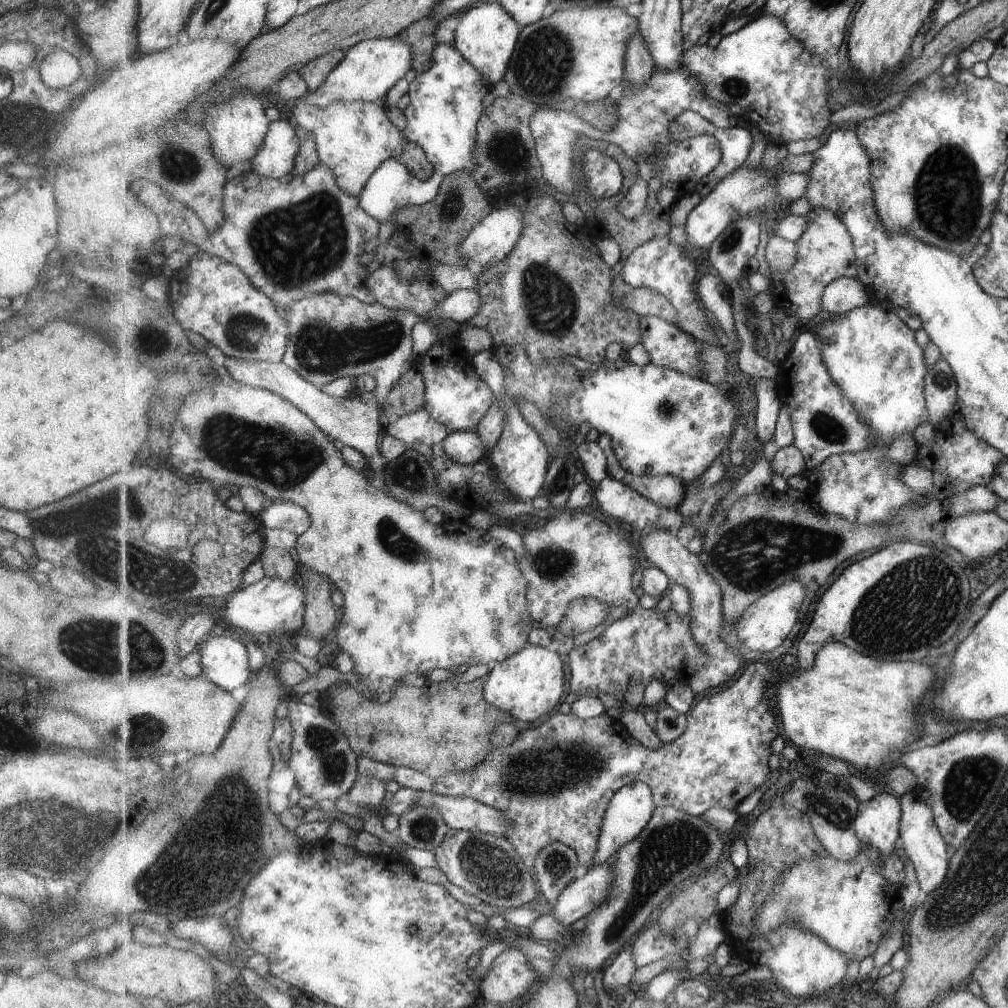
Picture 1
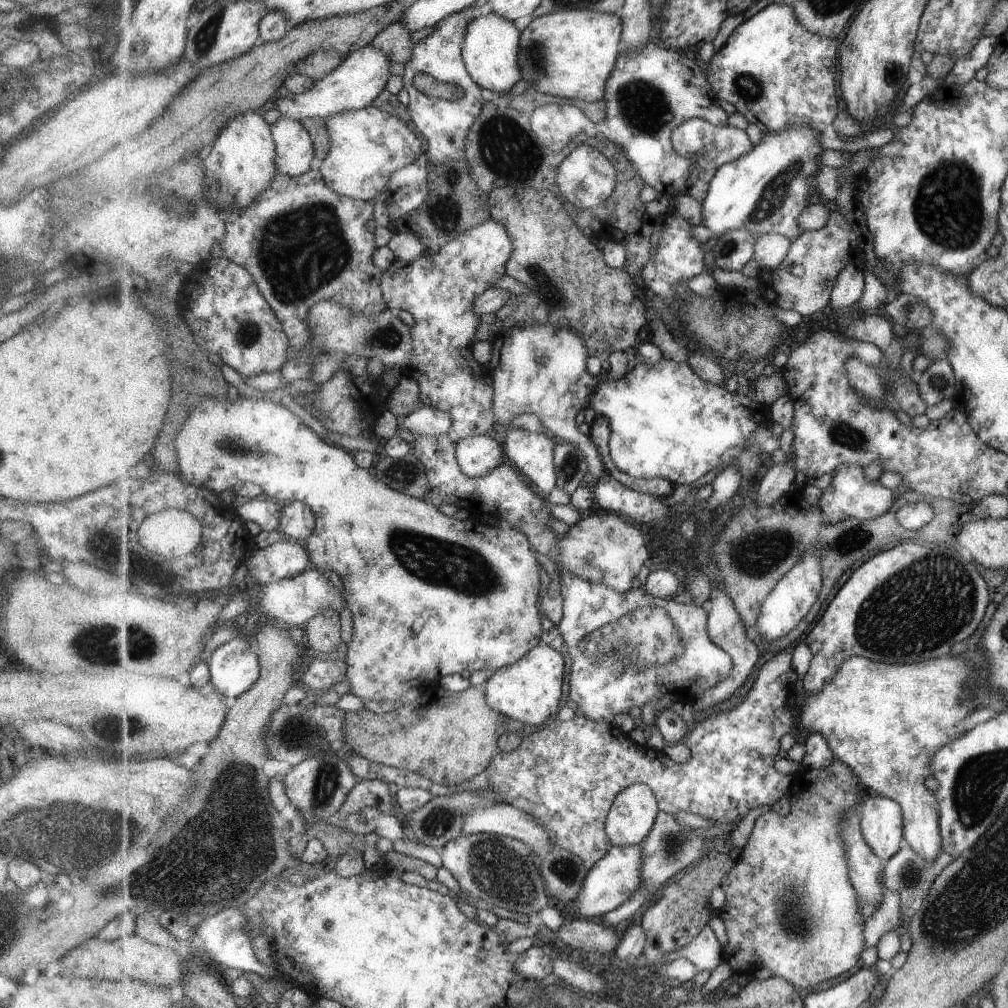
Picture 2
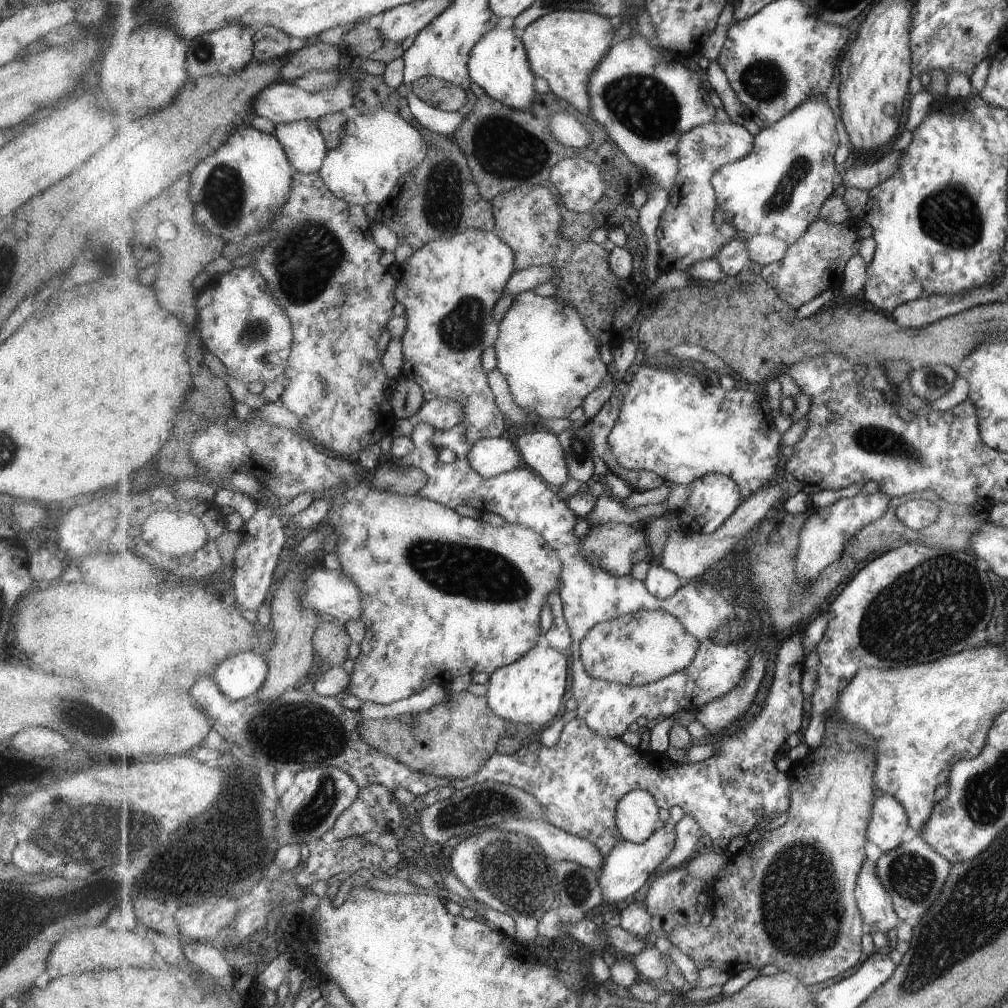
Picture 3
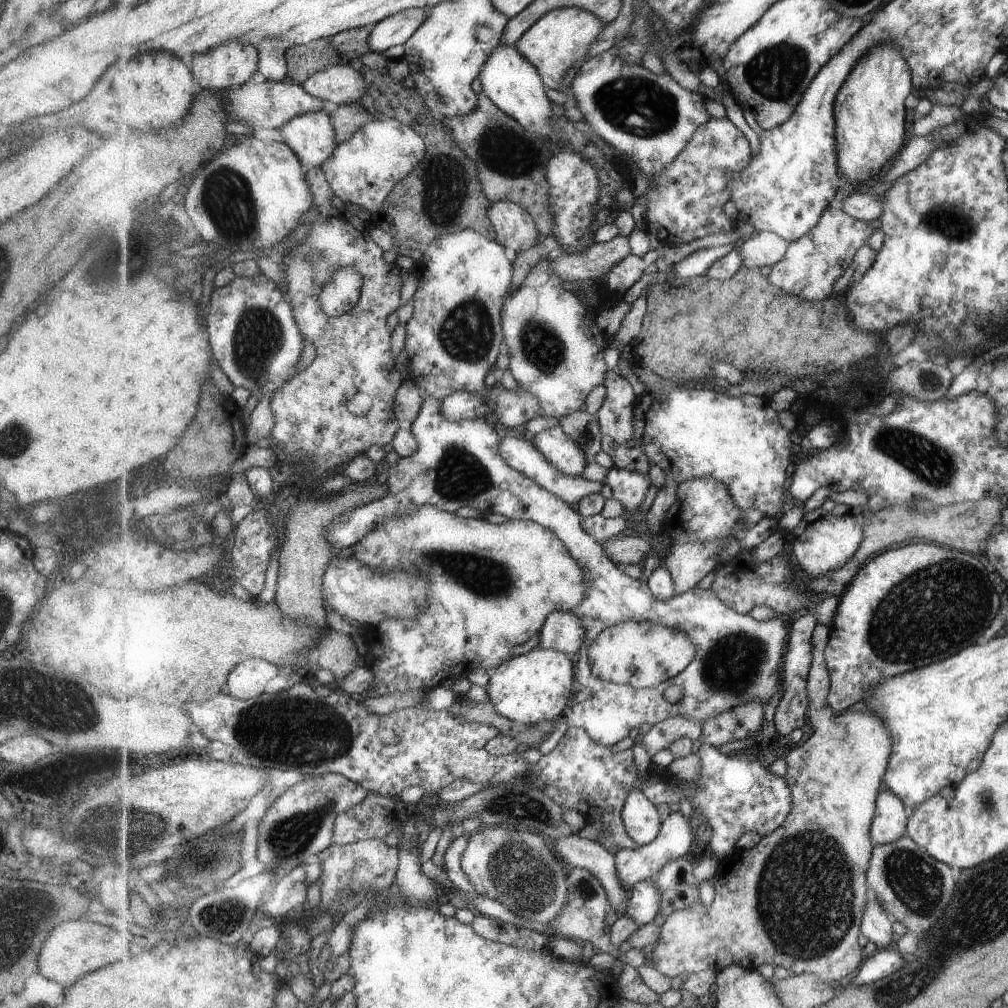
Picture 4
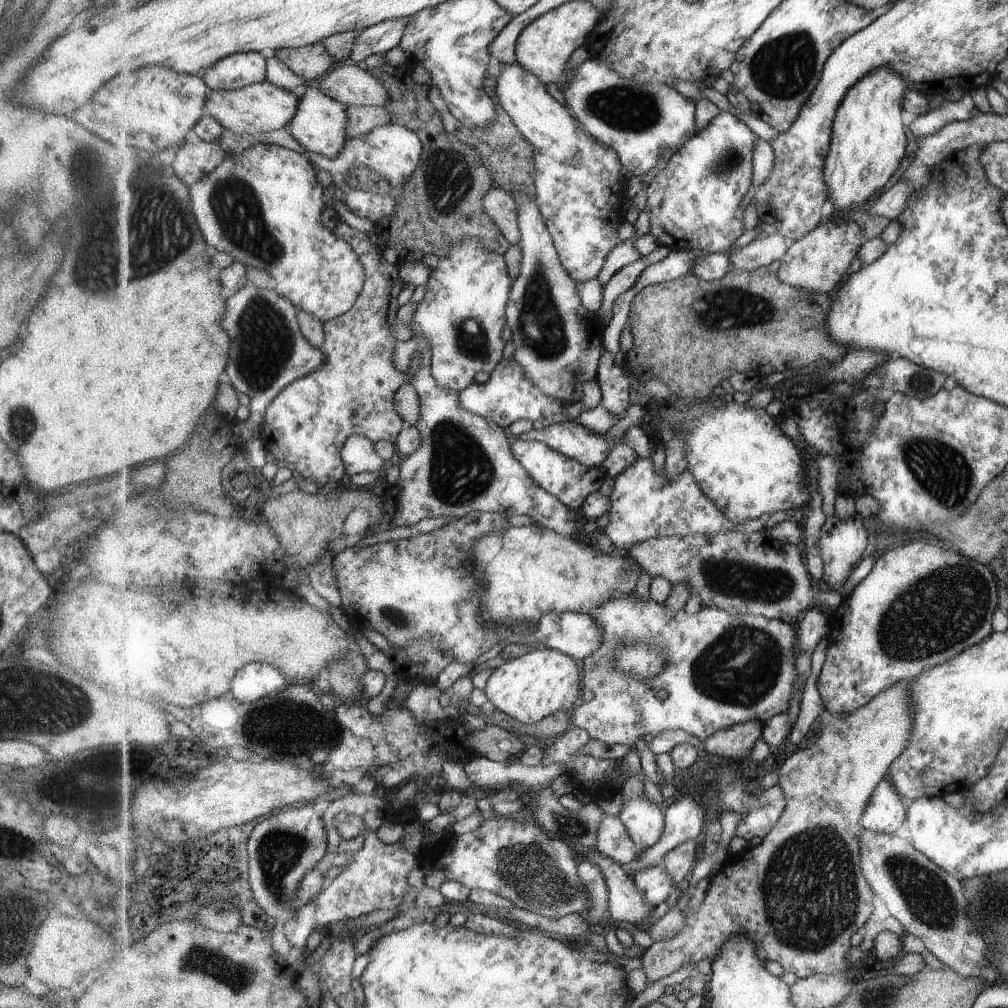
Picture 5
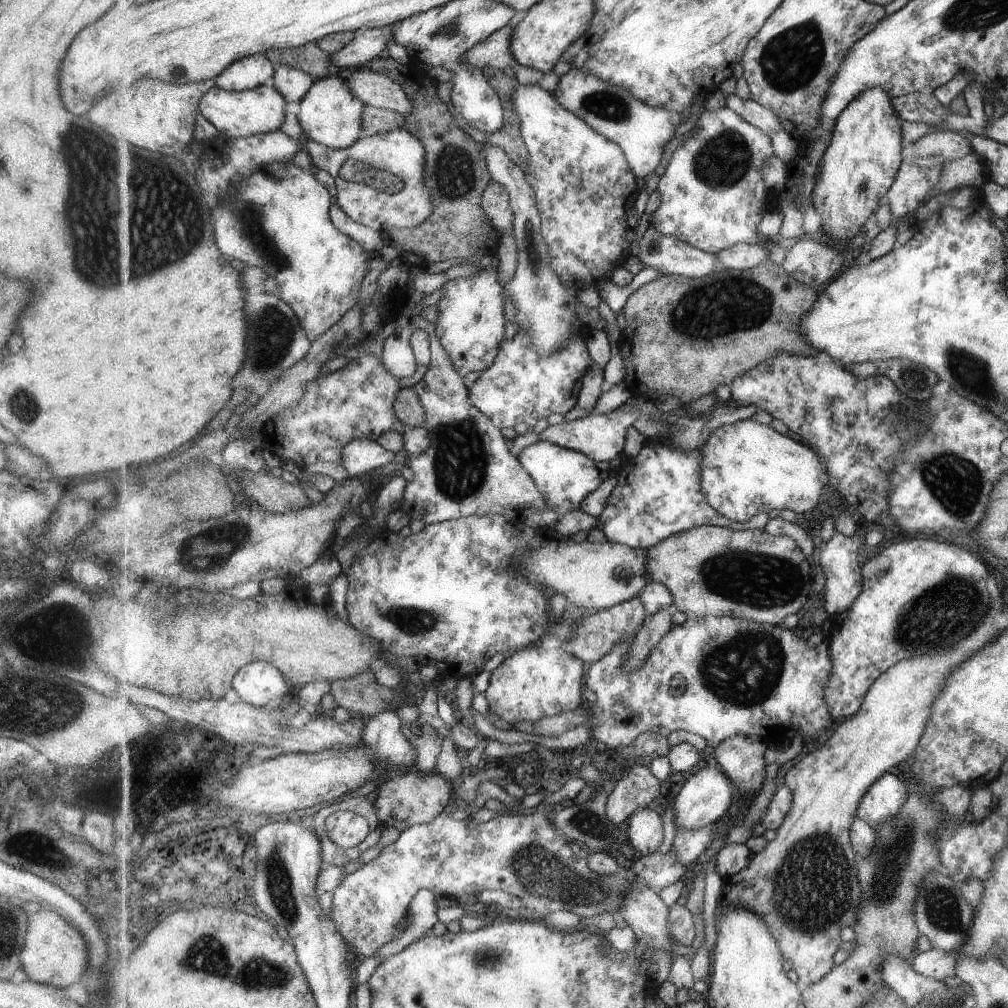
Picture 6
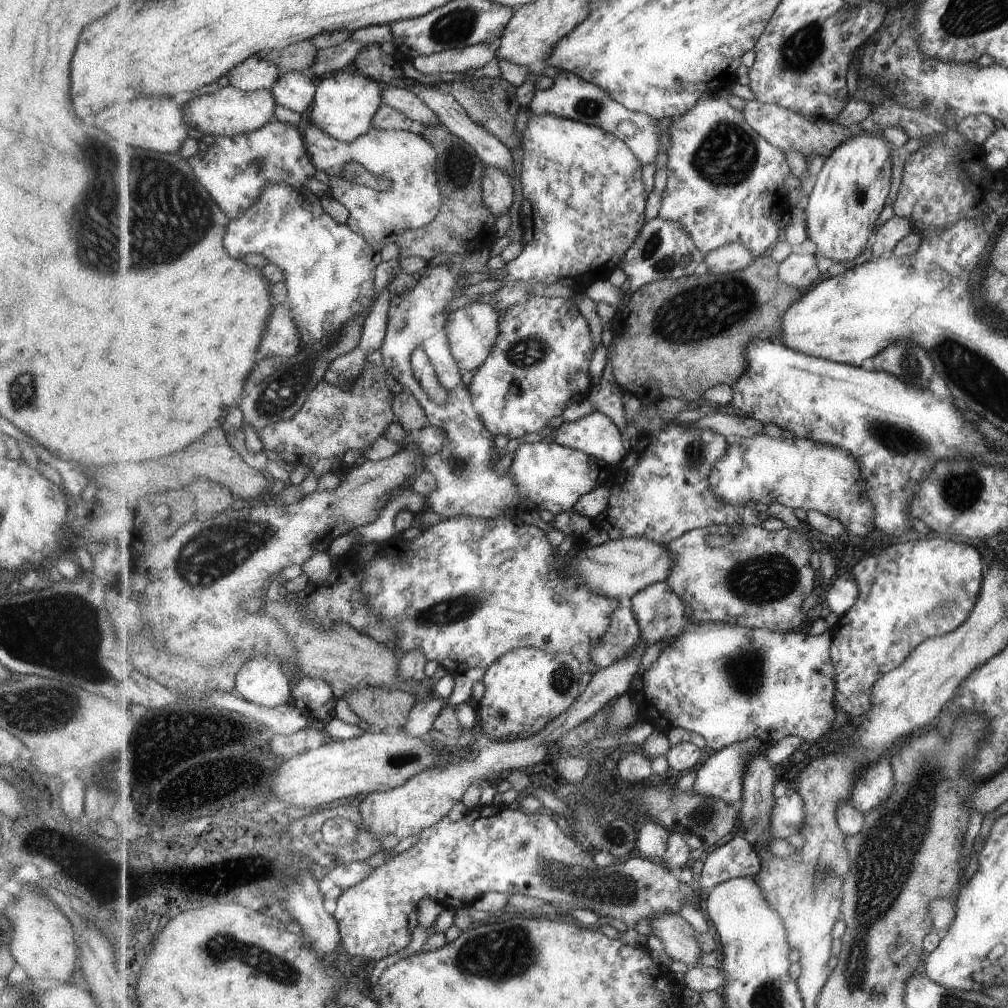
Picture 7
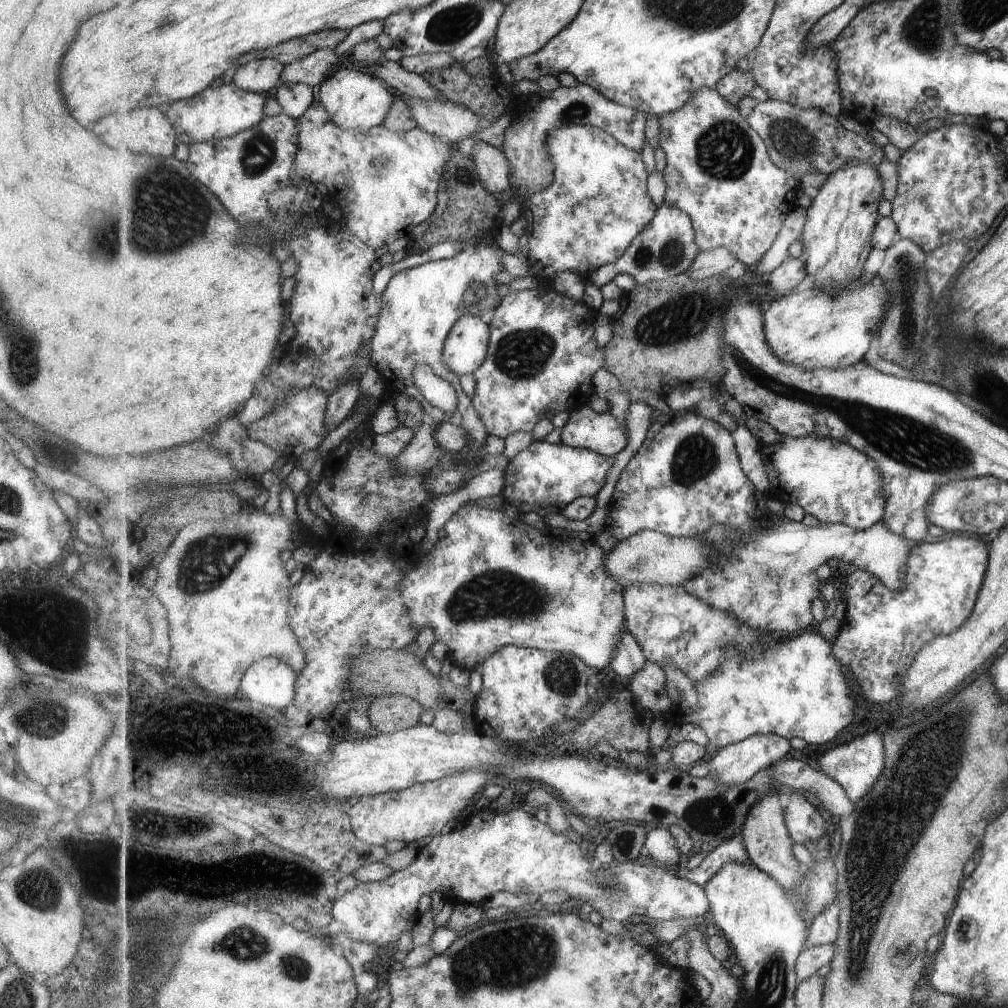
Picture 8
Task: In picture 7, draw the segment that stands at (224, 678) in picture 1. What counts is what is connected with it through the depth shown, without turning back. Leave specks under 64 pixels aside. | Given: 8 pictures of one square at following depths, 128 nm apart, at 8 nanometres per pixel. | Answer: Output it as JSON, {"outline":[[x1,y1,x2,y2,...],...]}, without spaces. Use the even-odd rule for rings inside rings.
{"outline":[[267,657,251,658,237,674,235,694,252,703,278,707,291,702,291,682,277,660]]}

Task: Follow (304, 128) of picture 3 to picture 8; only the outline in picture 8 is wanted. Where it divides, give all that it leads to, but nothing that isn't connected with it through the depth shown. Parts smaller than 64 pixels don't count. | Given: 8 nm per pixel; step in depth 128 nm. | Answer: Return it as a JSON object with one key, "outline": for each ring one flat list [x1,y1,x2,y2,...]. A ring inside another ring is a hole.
{"outline":[[339,69,327,75,318,90,319,101,329,111,330,118,345,130,371,130,384,124,396,101,396,92,384,80,369,70]]}

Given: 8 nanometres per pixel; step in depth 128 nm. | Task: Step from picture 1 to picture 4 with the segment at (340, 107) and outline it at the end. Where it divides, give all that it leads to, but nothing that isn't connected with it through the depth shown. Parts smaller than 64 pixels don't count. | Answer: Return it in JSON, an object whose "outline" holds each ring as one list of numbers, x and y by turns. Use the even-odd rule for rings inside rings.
{"outline":[[375,119,365,123,348,141,339,143,333,151,332,157,328,158,320,167,328,175,330,185,339,203,350,202,361,206,364,210,372,211,383,206,383,202,392,193,395,184,409,176,415,170,417,164,421,164,427,154,427,144,421,135,413,130,412,126,399,122,397,119]]}

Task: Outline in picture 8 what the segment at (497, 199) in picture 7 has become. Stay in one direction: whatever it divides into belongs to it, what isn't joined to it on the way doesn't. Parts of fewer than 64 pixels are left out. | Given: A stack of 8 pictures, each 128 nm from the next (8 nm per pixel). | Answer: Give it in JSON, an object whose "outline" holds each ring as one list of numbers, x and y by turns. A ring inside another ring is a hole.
{"outline":[[477,141,475,144,478,152,473,160,484,187,497,196,507,194,512,169,504,150,491,146,489,142]]}

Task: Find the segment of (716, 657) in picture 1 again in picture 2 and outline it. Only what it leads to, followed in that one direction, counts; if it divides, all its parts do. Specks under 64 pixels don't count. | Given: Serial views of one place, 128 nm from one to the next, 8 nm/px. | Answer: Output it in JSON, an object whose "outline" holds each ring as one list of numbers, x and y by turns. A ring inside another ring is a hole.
{"outline":[[707,575,710,577,710,586,712,588,712,593,708,598,709,602,706,606,706,609,709,612,707,622,709,636,717,647,725,650,725,652,733,658,734,666,733,670,731,670,731,674,729,674,723,682,717,682,717,686,713,686,711,690,705,690,703,694,697,696,697,701,693,705,694,713,697,714,705,712,705,710,709,710,709,708,713,708,713,706,719,706,719,704,727,702,729,698,733,698,733,696,749,682,749,678,755,674,757,665,759,665,759,658,761,658,761,652,759,652,757,644,749,638,747,626,745,626,741,614,737,612,737,608,735,604,733,604,732,598,720,585,717,576]]}

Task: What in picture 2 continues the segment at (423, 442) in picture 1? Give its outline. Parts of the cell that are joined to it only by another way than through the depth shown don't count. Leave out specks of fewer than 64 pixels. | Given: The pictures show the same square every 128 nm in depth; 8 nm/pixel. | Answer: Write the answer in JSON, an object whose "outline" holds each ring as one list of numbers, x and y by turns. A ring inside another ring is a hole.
{"outline":[[424,405,405,417,399,424,399,428,414,434,416,438,421,436,445,436,450,434,453,427,453,420,449,412,441,412,437,408]]}

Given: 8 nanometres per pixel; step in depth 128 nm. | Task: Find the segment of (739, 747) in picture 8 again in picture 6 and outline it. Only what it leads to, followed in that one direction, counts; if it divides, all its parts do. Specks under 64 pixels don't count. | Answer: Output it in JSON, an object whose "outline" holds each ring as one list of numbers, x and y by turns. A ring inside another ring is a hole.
{"outline":[[717,763,717,766,705,766,691,775,684,783,673,801,676,826,683,825,688,829,698,829,713,821,718,821,727,814,733,804,733,786,727,778,726,770]]}

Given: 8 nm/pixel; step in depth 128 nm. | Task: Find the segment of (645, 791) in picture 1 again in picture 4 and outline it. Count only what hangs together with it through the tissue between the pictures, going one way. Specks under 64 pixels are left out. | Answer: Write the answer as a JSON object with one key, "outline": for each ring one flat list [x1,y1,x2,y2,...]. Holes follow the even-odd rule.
{"outline":[[633,789,626,798,622,818,628,835,641,847,653,842,661,832,661,814,656,804,641,789]]}

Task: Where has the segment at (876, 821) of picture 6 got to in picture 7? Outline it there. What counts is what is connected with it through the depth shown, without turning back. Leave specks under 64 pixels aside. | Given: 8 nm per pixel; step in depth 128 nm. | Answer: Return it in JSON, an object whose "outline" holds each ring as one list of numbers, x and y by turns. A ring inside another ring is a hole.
{"outline":[[881,757,875,765,869,765,856,780,852,790,852,805,866,814,884,803,893,789,896,780,889,757]]}

